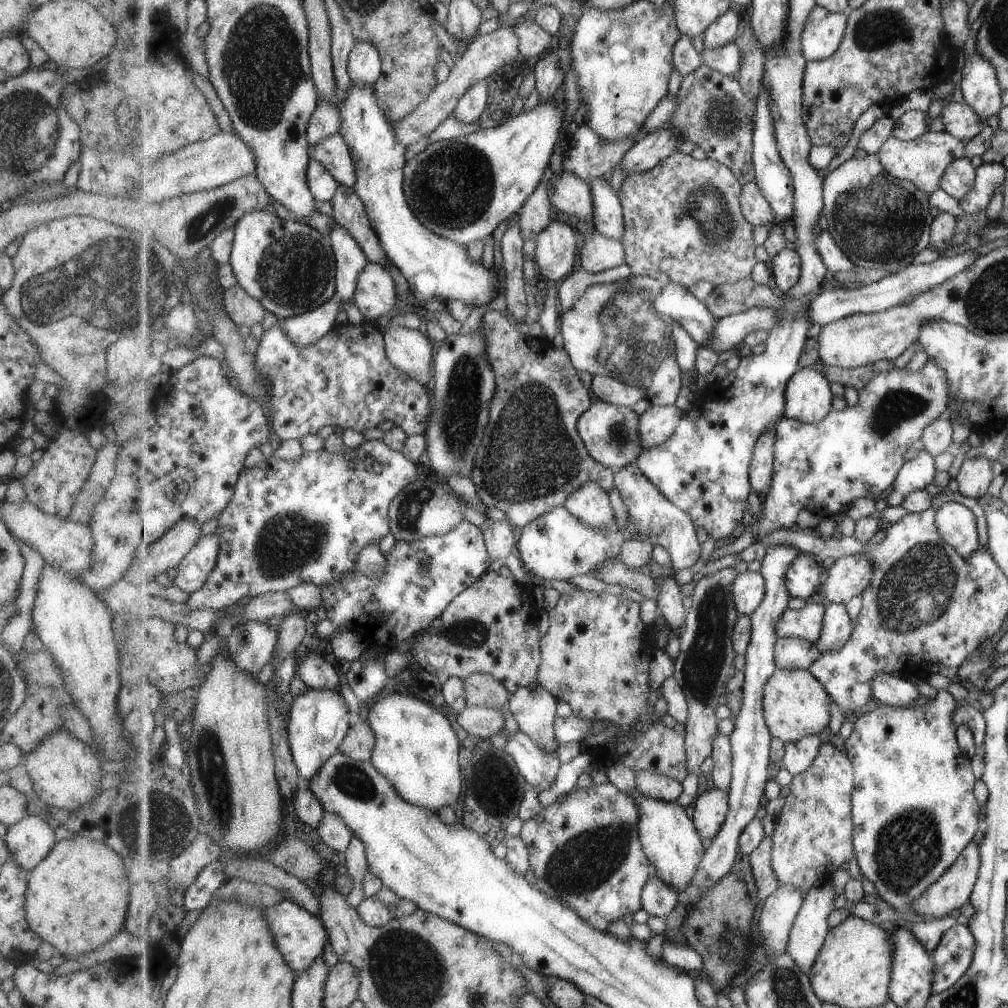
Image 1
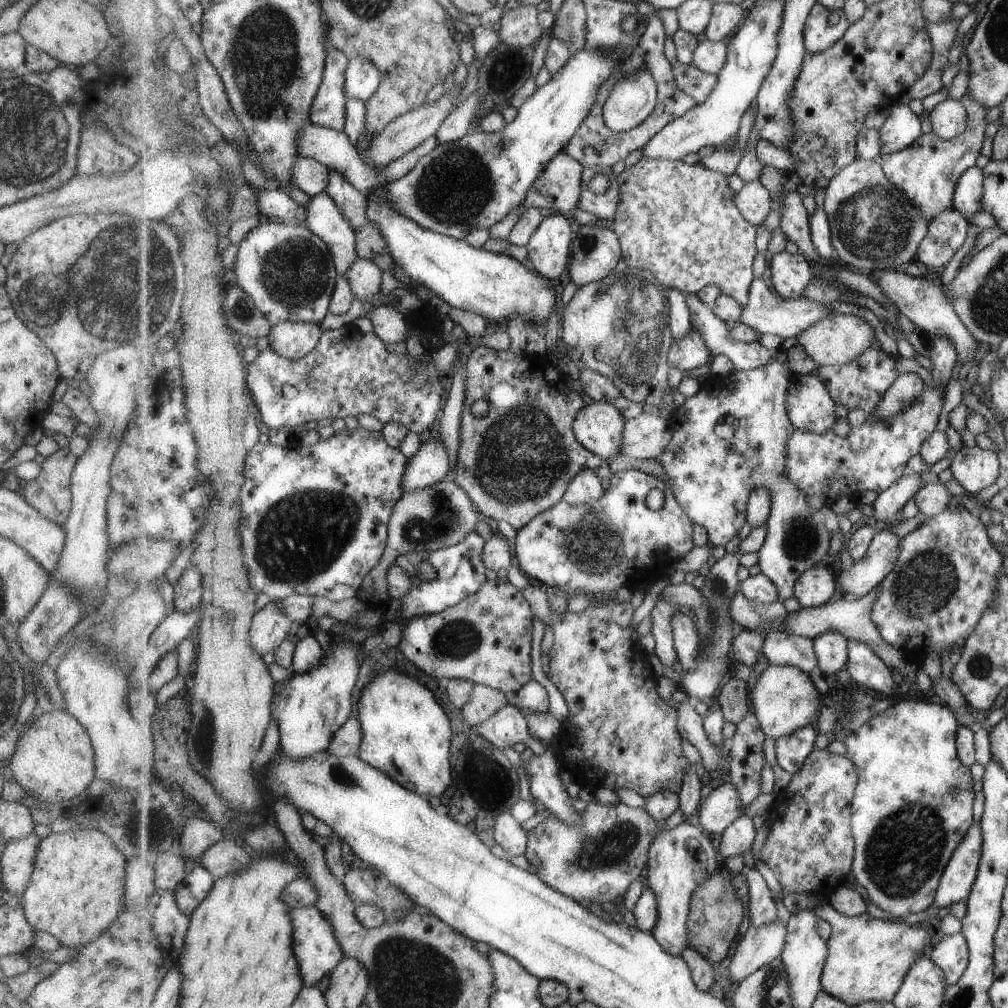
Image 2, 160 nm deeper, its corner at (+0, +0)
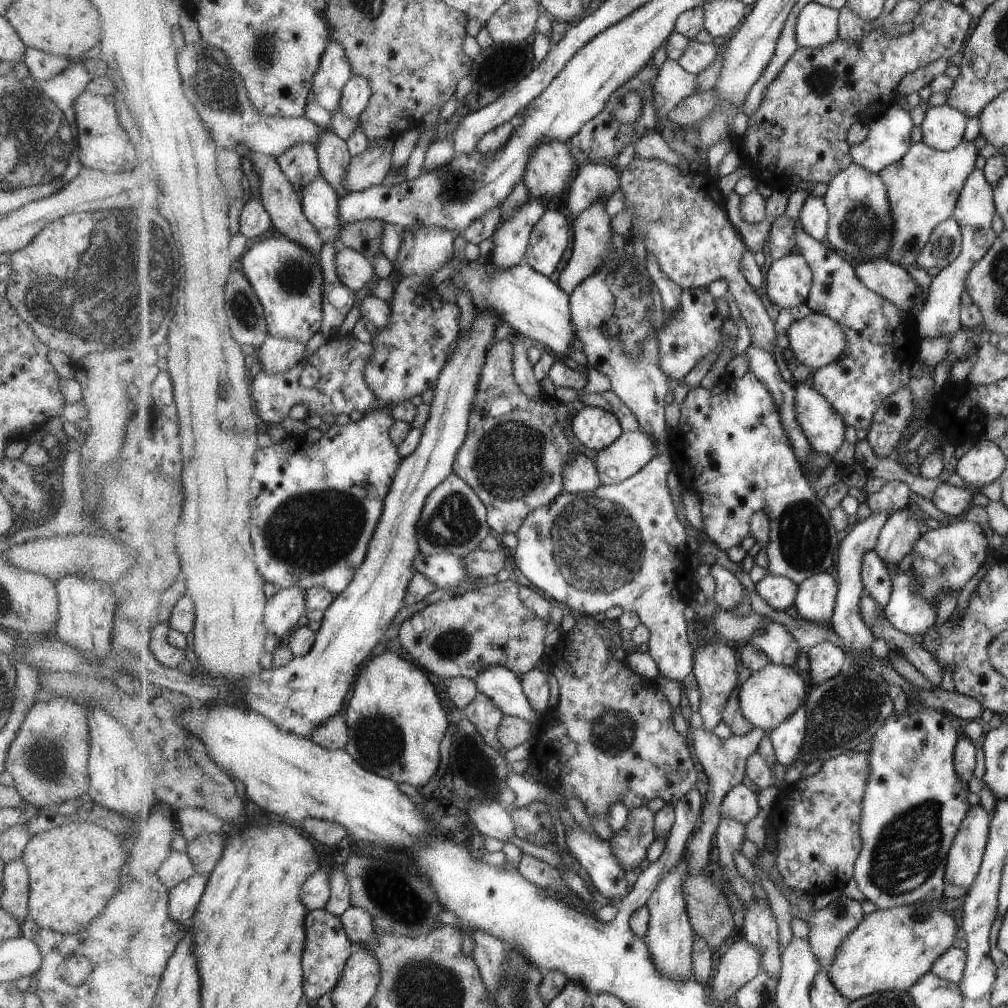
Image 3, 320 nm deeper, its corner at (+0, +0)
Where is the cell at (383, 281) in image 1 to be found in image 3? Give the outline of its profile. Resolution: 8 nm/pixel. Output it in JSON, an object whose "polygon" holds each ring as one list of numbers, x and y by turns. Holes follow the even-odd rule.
{"polygon":[[341,247,336,256,337,274,345,286,359,292,373,278,373,264,361,251]]}

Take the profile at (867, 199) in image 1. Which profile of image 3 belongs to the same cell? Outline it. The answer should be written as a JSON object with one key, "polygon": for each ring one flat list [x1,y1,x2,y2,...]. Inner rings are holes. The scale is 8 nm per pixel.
{"polygon":[[851,163,830,182,824,195,830,212,826,242,845,252,845,257,857,266,867,258,887,256,894,233,894,218,891,210,888,186,879,173]]}

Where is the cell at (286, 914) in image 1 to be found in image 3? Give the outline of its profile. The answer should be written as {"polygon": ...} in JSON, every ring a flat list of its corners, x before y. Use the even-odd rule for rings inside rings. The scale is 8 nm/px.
{"polygon":[[327,909,310,910,306,920,306,950,304,952,304,975,306,976,304,994,310,1003,331,994,342,979,346,964,357,948,347,934,340,916,331,914]]}

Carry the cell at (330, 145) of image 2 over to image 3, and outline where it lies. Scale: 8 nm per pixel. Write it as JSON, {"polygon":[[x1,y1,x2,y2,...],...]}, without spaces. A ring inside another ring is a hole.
{"polygon":[[200,40,194,44,186,44,178,51,179,70,182,74,184,91,187,98,195,105,203,122,209,128,212,137,219,147,234,149,235,146,246,146,253,151,278,157,294,144,308,142,316,146,316,142,324,133,322,126,313,122,309,117,272,117,264,115,250,99,244,78,233,68,230,58,223,49,207,44]]}

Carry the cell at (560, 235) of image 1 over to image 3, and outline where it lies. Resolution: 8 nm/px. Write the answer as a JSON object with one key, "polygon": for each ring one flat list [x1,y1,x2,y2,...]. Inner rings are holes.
{"polygon":[[547,210,535,225,527,251,528,264,545,276,553,276,571,242,573,225,558,211]]}

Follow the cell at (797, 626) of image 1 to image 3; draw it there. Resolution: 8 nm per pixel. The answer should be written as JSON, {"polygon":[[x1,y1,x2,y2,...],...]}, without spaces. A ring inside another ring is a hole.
{"polygon":[[716,562,710,566,709,574,715,580,716,589,713,598,717,604,723,609,737,610,737,604,744,598,741,580]]}

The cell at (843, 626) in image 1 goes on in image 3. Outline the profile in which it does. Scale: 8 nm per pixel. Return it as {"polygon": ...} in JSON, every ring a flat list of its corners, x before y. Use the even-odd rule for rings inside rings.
{"polygon":[[831,641,817,643,807,656,810,669,806,676,811,686,823,684,826,680,837,676,849,660,846,650]]}

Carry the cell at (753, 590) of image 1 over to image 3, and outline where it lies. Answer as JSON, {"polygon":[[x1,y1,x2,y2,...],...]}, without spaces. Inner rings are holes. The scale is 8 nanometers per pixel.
{"polygon":[[768,574,755,584,755,591,775,610,787,610,795,605,798,584,790,578]]}

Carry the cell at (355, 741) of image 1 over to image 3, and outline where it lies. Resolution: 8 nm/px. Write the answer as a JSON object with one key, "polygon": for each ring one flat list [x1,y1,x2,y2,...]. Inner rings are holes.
{"polygon":[[339,712,316,726,316,730,313,729,310,736,326,749,345,749,349,742,350,724,347,724,344,712]]}

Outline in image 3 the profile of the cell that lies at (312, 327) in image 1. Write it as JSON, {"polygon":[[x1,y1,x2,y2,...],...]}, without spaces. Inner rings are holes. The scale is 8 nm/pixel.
{"polygon":[[269,335,257,353,262,369,269,374,279,374,290,371,301,361,307,350,307,345,285,337]]}

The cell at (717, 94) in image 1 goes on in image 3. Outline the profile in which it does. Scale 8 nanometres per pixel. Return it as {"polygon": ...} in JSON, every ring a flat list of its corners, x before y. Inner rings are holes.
{"polygon":[[665,60,654,85,654,105,659,123,666,121,682,100,695,94,698,82,698,76,687,72,679,61]]}

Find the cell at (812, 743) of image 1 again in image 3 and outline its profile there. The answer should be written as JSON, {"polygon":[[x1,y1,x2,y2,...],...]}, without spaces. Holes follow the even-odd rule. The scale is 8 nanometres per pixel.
{"polygon":[[801,705,787,720,771,731,770,737,780,764,789,767,796,761,805,742,809,722,807,709,805,705]]}

